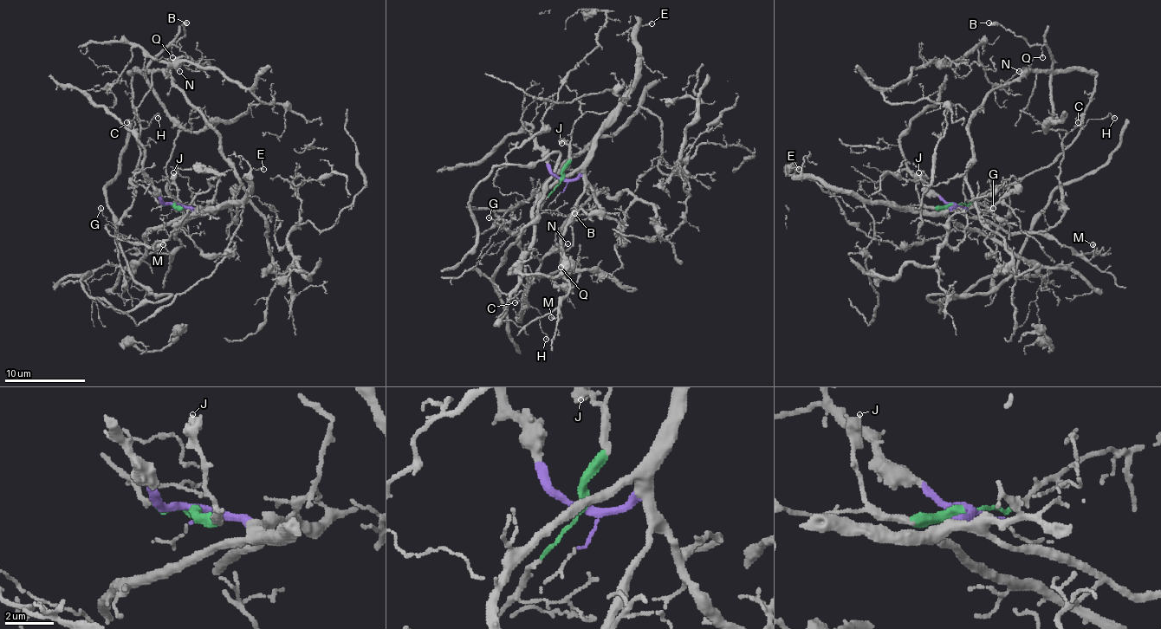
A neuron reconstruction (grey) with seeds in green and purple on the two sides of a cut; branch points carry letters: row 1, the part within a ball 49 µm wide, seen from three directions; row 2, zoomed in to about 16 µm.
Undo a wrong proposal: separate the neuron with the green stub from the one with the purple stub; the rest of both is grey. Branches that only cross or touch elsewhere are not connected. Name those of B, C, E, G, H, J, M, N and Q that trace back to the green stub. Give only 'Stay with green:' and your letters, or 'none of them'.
Stay with green: B, C, G, H, J, N, Q

